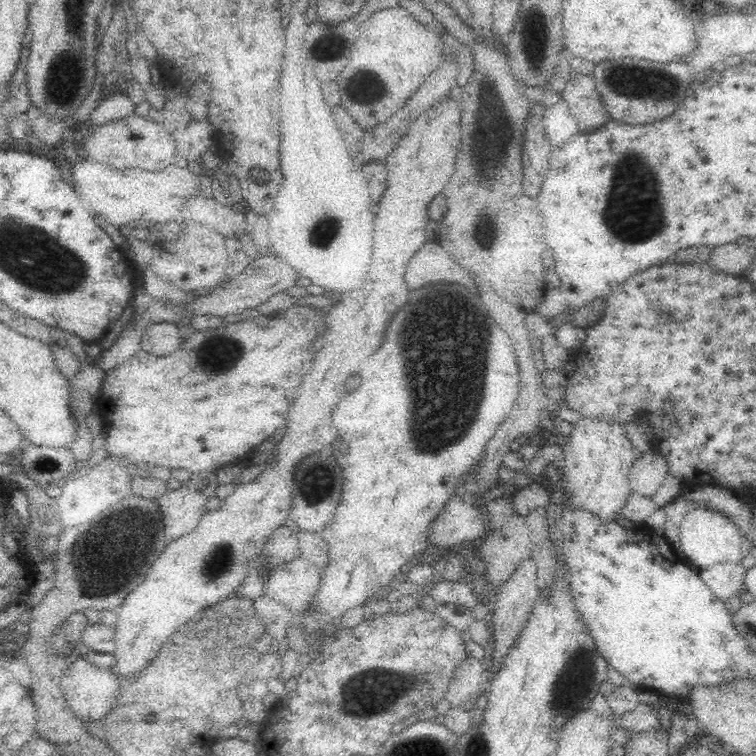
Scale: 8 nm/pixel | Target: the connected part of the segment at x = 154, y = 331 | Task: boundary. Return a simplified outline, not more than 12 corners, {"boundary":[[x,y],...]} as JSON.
{"boundary":[[154,323],[141,349],[163,356],[183,340],[176,323]]}

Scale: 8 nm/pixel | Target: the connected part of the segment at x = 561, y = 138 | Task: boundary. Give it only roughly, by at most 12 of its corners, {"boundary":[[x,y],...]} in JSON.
{"boundary":[[552,95],[542,115],[544,135],[561,147],[577,134],[564,98]]}

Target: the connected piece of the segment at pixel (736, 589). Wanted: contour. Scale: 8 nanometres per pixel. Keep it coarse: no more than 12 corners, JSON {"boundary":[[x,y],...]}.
{"boundary":[[718,563],[700,572],[716,599],[745,597],[747,564]]}

